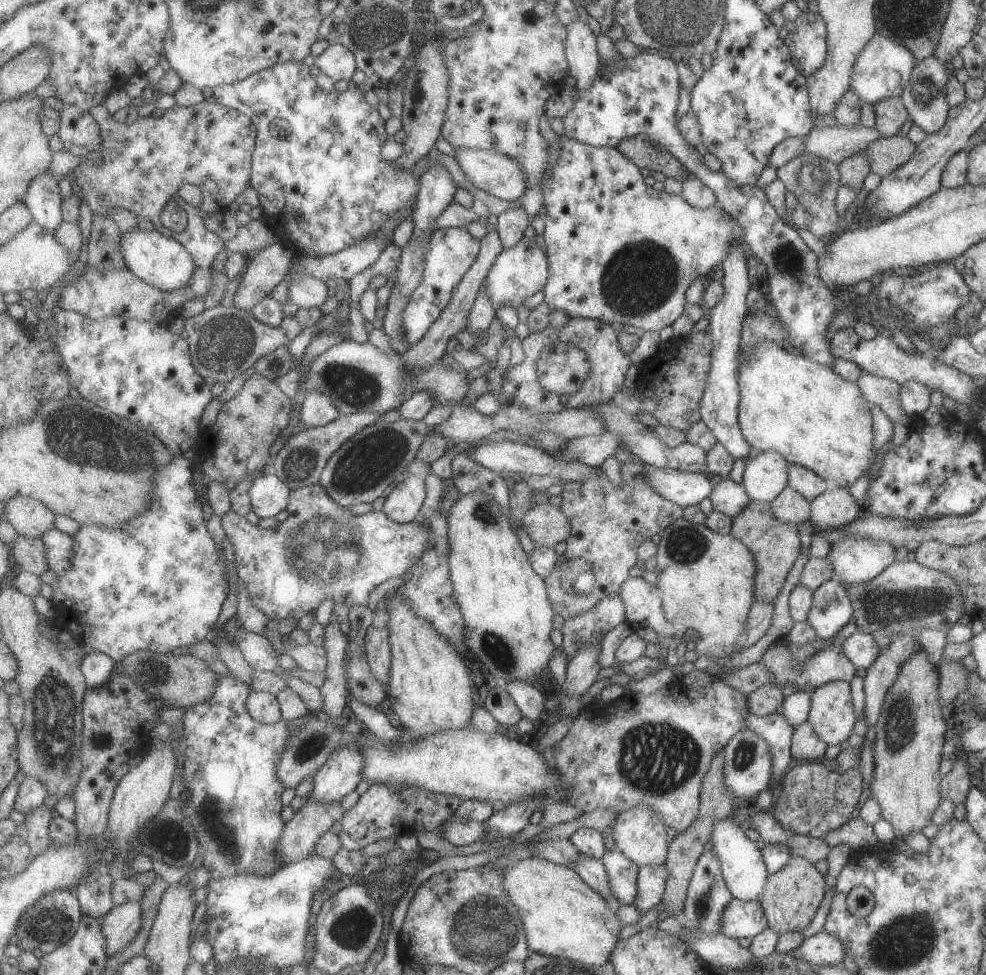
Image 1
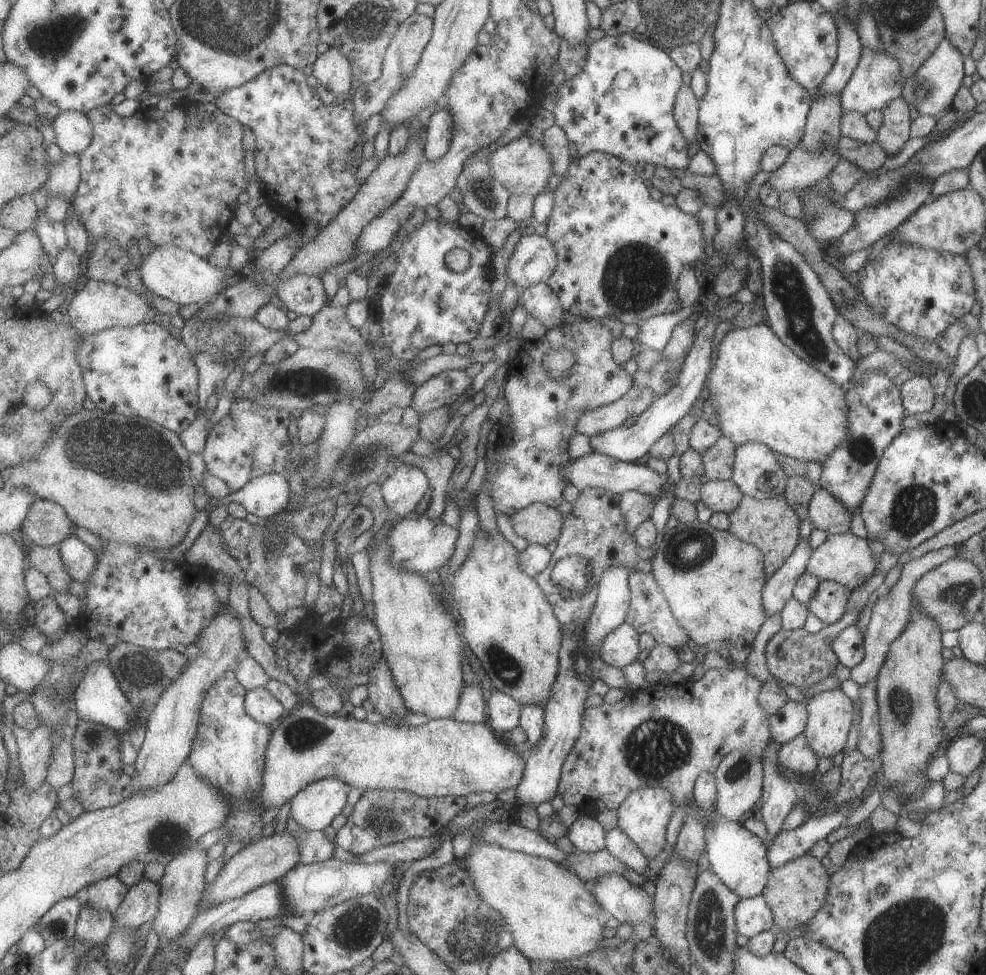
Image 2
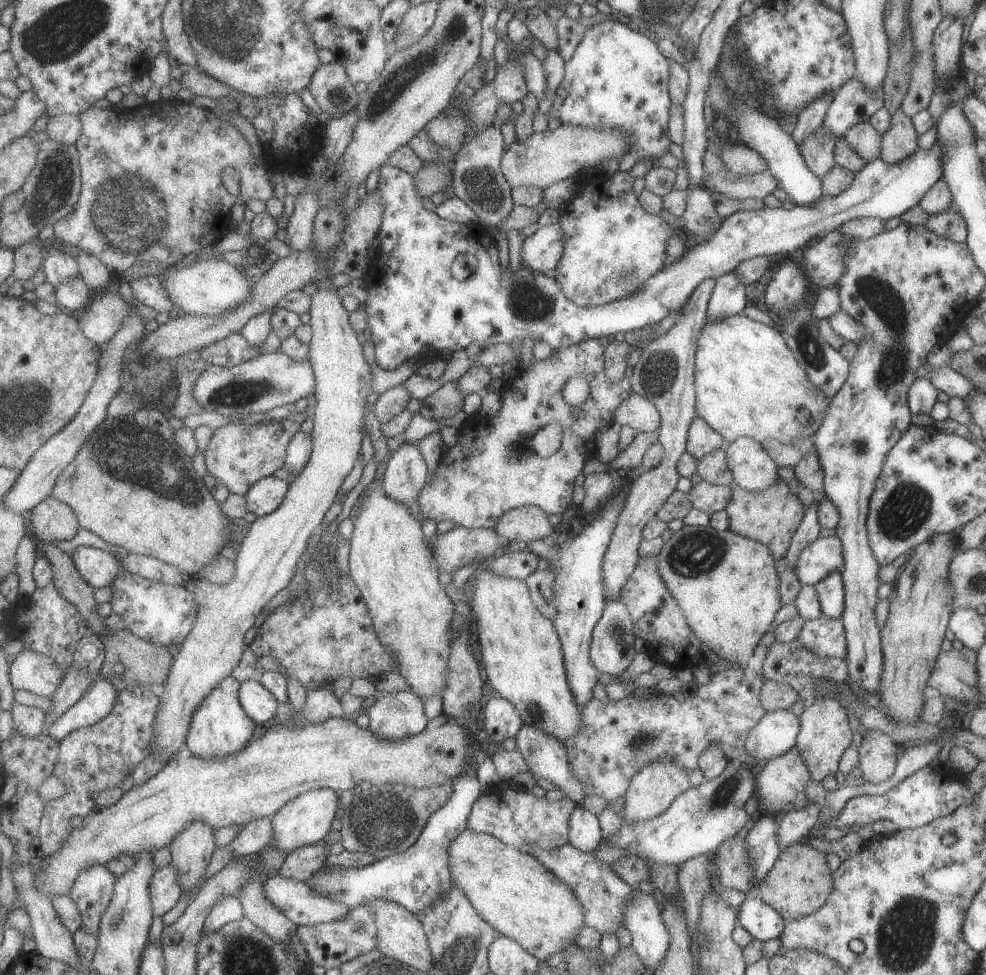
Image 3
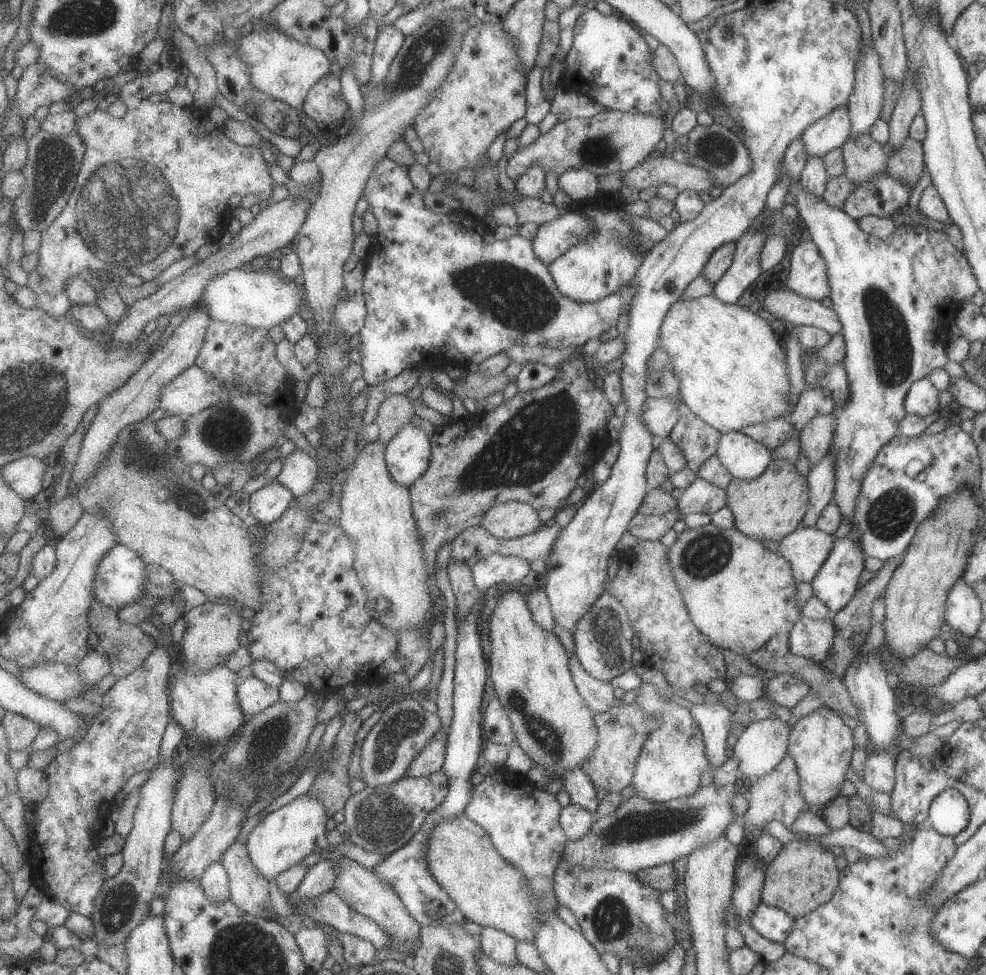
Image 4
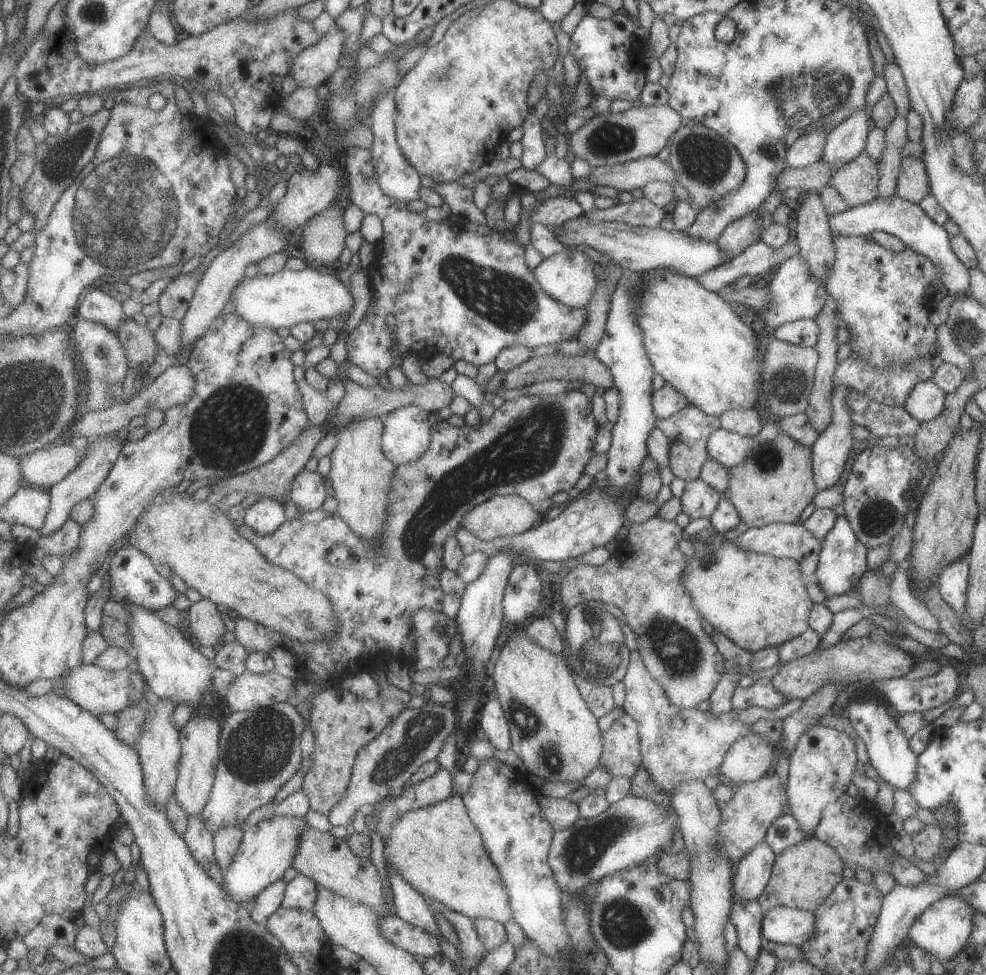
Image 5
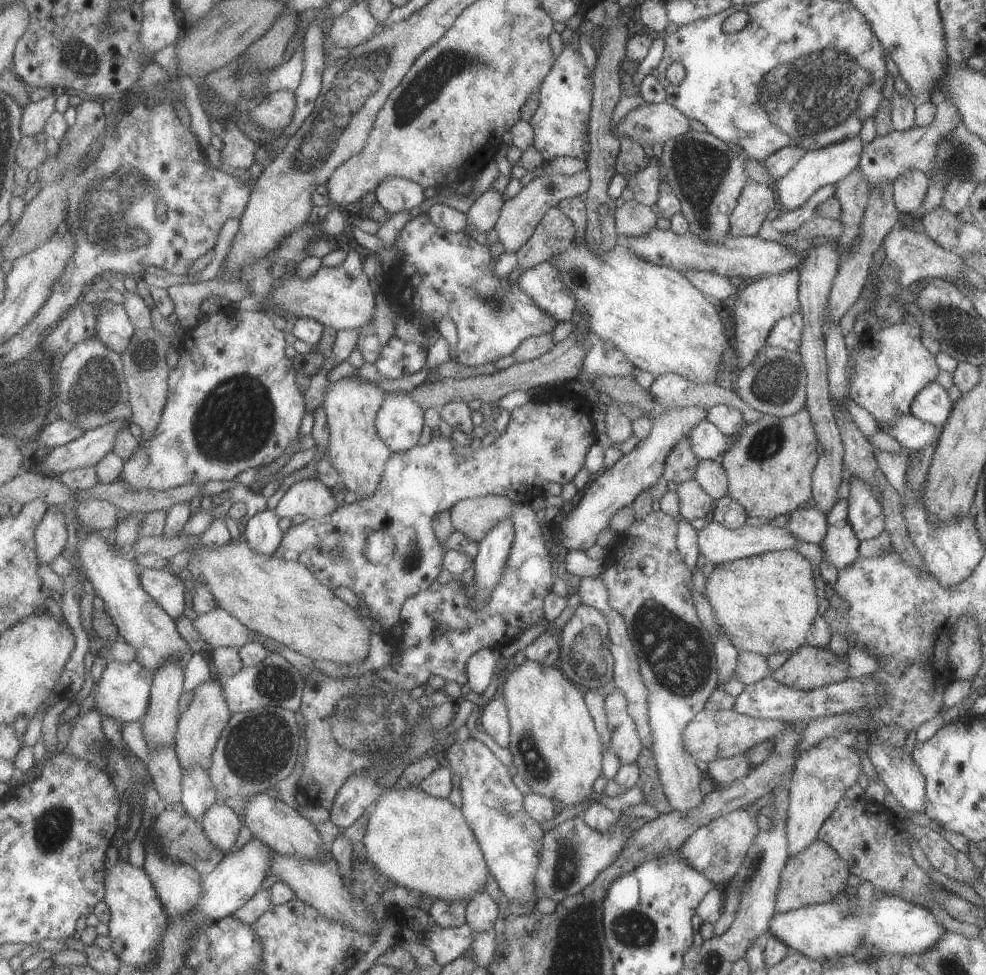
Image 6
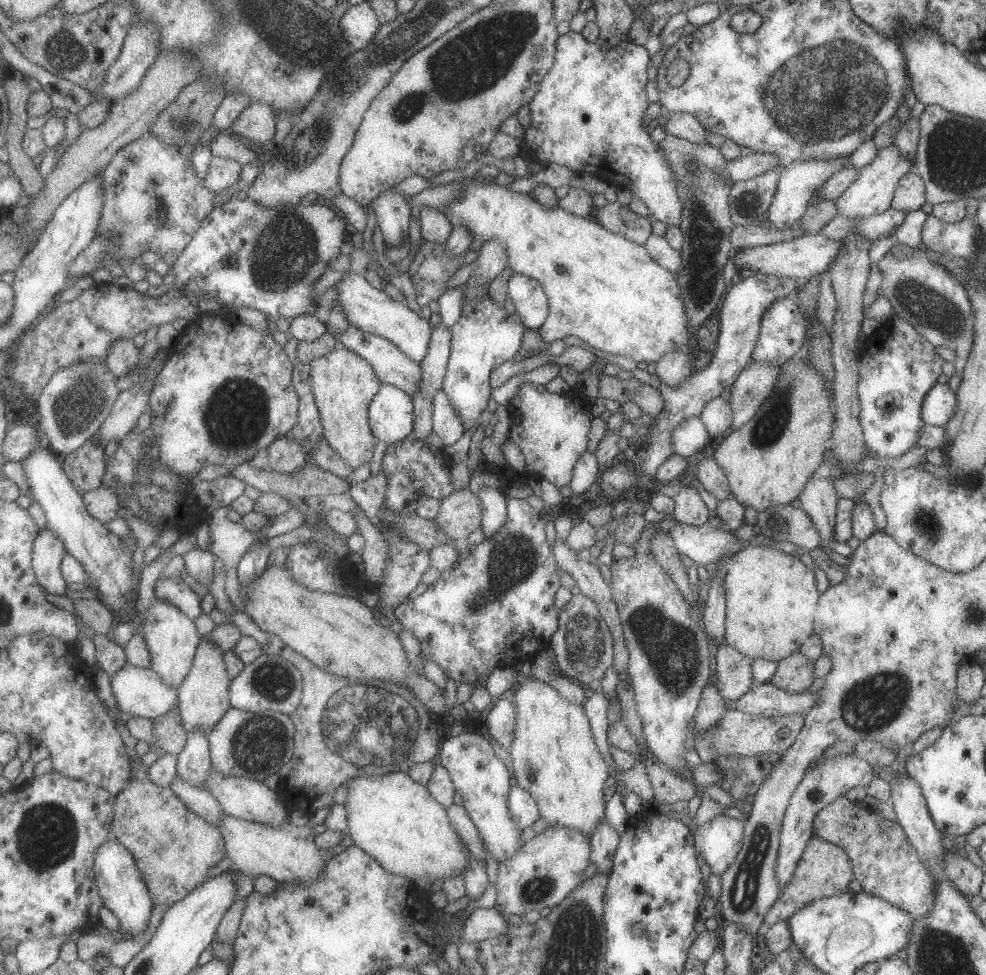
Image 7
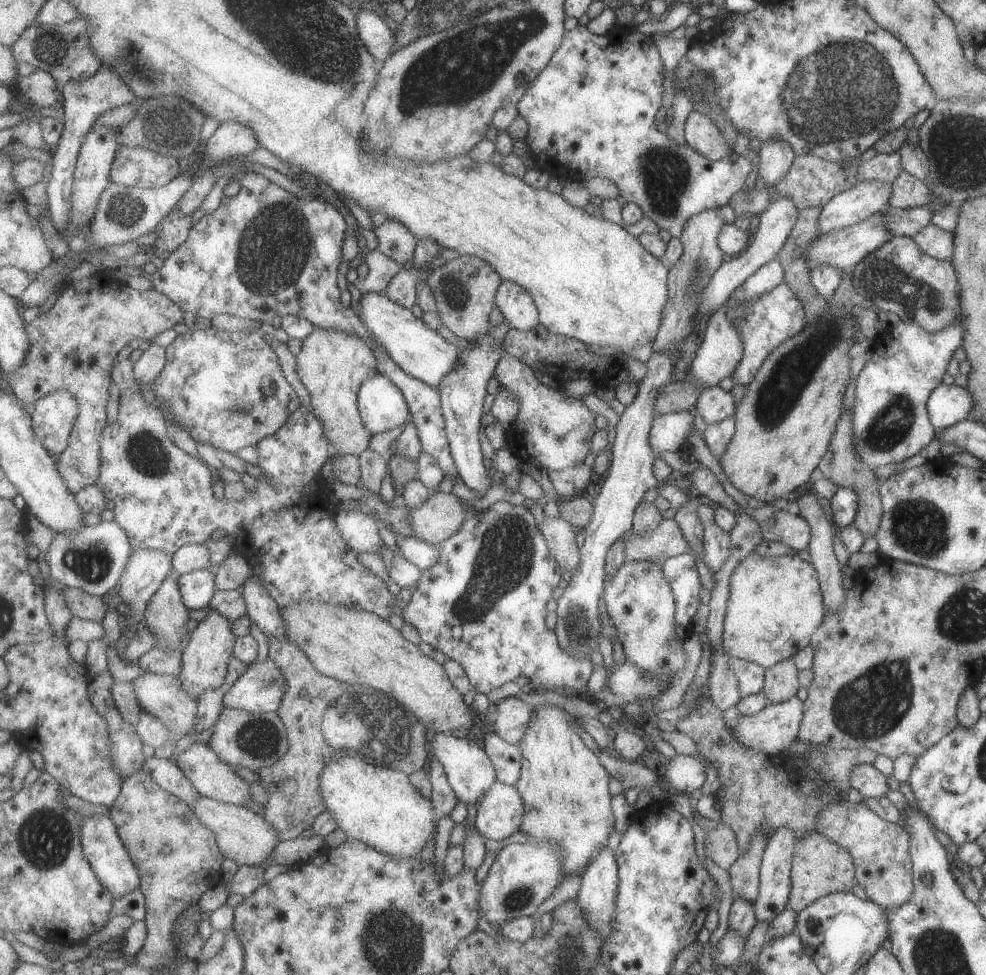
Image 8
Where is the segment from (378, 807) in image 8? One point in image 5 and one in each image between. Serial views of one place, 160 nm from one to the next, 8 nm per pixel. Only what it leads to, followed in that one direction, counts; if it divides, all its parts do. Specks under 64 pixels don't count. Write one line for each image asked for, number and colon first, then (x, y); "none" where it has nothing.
5: (439, 850)
6: (421, 842)
7: (395, 819)

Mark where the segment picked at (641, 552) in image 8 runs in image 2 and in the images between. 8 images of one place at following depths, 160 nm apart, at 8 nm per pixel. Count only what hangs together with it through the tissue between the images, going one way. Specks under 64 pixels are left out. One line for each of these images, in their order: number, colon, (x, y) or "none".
2: (843, 558)
3: (823, 555)
4: (805, 549)
5: (793, 541)
6: (718, 545)
7: (703, 544)

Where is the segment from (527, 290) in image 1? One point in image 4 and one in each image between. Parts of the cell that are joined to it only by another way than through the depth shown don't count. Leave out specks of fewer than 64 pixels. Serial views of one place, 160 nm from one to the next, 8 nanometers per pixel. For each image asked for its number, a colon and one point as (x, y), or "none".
2: (533, 261)
3: (543, 249)
4: (551, 239)

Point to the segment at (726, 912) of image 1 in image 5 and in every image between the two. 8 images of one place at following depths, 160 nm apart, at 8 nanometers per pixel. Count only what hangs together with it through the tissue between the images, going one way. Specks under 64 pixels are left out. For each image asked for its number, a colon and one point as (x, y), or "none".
2: (752, 916)
3: (762, 923)
4: (771, 923)
5: (783, 925)

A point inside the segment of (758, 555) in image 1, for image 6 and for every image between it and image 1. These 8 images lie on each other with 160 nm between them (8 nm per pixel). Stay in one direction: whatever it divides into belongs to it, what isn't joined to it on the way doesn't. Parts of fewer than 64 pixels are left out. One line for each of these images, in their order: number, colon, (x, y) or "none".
2: (771, 525)
3: (770, 517)
4: (772, 505)
5: (775, 483)
6: (769, 466)

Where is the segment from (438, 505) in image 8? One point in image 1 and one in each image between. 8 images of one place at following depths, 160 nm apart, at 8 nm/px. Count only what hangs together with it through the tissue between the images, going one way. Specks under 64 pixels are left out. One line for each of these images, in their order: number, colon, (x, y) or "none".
1: (546, 525)
2: (539, 524)
3: (526, 524)
4: (515, 519)
5: (506, 515)
6: (477, 517)
7: (461, 514)

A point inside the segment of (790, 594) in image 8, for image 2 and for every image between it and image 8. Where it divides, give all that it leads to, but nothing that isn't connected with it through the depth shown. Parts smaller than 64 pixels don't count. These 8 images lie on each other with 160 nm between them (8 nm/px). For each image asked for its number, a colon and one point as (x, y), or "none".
2: (712, 581)
3: (726, 585)
4: (738, 593)
5: (755, 600)
6: (766, 603)
7: (771, 600)

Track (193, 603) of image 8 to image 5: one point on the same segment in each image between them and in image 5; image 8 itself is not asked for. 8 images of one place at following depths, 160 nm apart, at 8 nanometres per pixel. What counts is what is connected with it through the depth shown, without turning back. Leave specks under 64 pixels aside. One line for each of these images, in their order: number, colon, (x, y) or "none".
5: (134, 578)
6: (168, 589)
7: (173, 589)

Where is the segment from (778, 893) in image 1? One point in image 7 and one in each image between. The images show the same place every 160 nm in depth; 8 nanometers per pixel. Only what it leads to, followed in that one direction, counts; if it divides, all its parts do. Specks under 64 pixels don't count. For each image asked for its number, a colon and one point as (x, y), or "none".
2: (794, 892)
3: (800, 882)
4: (802, 876)
5: (802, 876)
6: (816, 874)
7: (824, 870)

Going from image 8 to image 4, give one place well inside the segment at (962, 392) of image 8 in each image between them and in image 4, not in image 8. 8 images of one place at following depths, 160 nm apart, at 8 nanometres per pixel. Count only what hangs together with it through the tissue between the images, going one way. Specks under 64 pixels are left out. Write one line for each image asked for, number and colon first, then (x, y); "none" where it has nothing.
4: (921, 399)
5: (924, 401)
6: (931, 404)
7: (938, 405)

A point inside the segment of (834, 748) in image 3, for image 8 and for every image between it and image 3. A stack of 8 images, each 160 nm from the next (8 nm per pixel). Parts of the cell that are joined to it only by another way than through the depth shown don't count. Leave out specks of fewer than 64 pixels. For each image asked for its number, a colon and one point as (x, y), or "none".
4: (820, 744)
5: (821, 765)
6: (821, 774)
7: (822, 783)
8: (774, 876)

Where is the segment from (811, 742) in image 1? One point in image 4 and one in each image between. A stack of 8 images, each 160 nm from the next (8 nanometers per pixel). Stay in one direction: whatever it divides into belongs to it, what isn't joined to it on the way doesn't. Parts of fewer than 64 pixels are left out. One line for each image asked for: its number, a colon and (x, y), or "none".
2: (795, 756)
3: (780, 782)
4: (775, 796)

